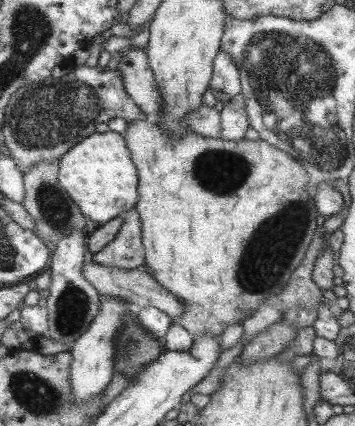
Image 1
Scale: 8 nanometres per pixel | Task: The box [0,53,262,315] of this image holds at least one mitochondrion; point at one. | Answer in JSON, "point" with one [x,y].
{"point":[54,115]}

